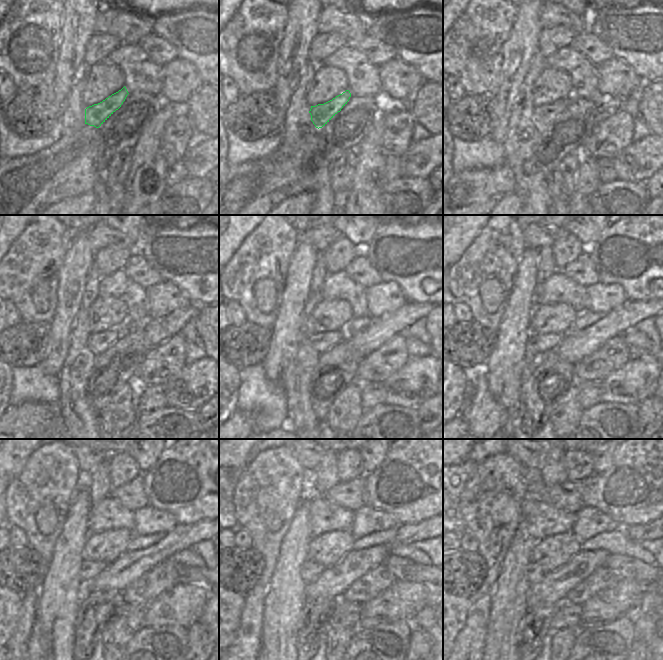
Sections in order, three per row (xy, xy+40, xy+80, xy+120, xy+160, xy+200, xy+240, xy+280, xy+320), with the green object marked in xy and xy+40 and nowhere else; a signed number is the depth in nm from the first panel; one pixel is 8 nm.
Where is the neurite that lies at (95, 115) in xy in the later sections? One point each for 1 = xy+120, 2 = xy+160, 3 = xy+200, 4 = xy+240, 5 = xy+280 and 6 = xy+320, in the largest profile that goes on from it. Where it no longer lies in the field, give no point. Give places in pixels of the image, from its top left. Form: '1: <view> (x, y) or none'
1: xy+120 (99, 342)
2: xy+160 (322, 342)
3: xy+200 (540, 344)
4: xy+240 (89, 570)
5: xy+280 (310, 571)
6: xy+320 (533, 572)

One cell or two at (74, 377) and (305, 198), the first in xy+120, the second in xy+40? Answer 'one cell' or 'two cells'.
two cells

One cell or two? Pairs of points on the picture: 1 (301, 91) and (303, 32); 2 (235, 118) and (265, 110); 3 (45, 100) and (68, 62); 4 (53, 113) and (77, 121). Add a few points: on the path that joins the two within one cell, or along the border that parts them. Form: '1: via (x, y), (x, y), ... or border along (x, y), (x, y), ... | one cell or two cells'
1: border along (308, 59), (301, 71), (299, 82), (293, 91) | two cells
2: via (242, 117), (249, 117), (258, 112) | one cell
3: border along (52, 86), (56, 97), (64, 102) | two cells
4: border along (65, 102), (65, 110), (59, 120) | two cells

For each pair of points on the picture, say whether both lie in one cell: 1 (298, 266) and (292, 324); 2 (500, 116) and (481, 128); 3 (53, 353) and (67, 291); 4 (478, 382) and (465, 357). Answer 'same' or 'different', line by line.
1: same
2: different
3: same
4: different

